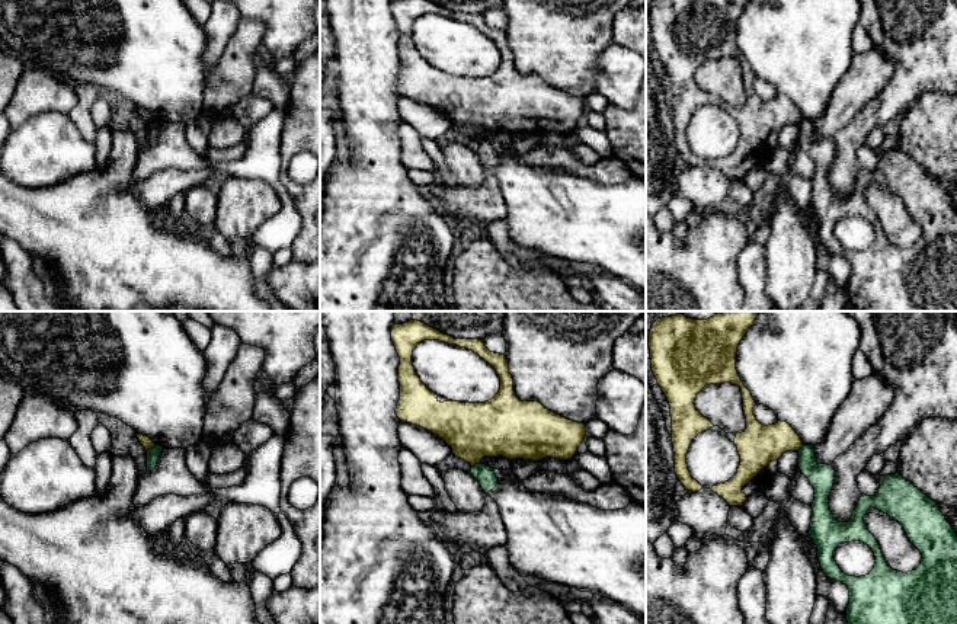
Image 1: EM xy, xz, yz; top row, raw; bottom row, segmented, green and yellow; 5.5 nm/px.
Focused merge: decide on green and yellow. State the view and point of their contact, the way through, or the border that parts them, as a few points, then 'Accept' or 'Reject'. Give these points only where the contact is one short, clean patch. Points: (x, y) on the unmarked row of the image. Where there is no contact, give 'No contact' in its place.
Touches green at xy (150, 122). Boundary: xy (156, 120), (146, 124). Reject

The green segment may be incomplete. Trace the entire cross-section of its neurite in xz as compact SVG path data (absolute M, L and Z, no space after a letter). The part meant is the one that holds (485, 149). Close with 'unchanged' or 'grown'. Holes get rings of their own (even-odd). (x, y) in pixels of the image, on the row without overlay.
M474 138L471 143L473 151L480 157L481 163L489 167L497 159L496 148L492 141L486 138Z | unchanged

